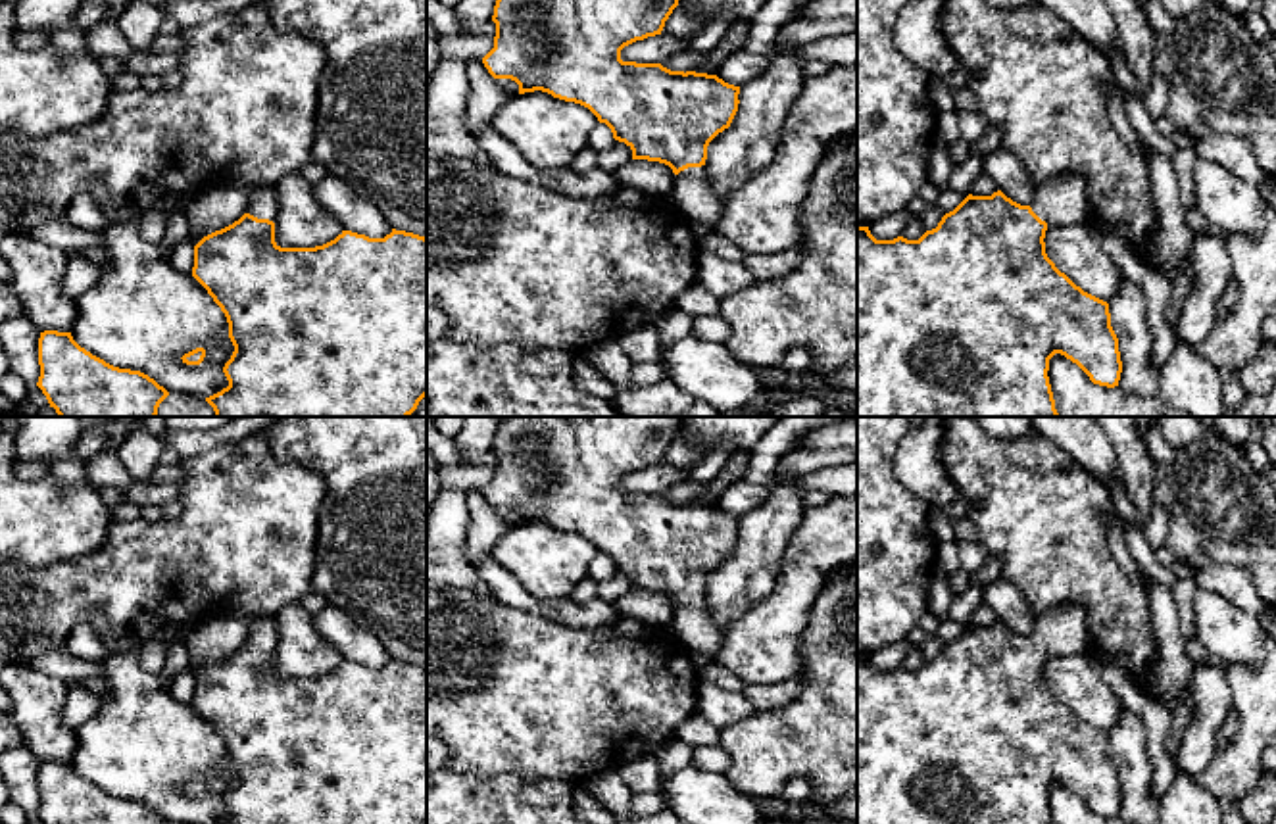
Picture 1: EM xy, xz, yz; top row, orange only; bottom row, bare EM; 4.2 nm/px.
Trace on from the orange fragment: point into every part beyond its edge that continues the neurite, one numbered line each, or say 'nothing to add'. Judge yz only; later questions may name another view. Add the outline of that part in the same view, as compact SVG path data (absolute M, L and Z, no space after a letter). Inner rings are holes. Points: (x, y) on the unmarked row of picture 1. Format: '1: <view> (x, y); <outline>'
1: yz (1063, 630); M1063 605L1040 615L1030 634L1032 642L1049 655L1088 653L1088 615L1080 605Z

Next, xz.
1: xz (692, 623); M705 595L688 597L675 605L671 628L690 653L703 653L715 659L723 645L724 630L713 622Z

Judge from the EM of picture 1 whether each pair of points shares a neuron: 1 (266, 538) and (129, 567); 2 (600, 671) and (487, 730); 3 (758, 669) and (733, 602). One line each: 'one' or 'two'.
1: one
2: one
3: two

